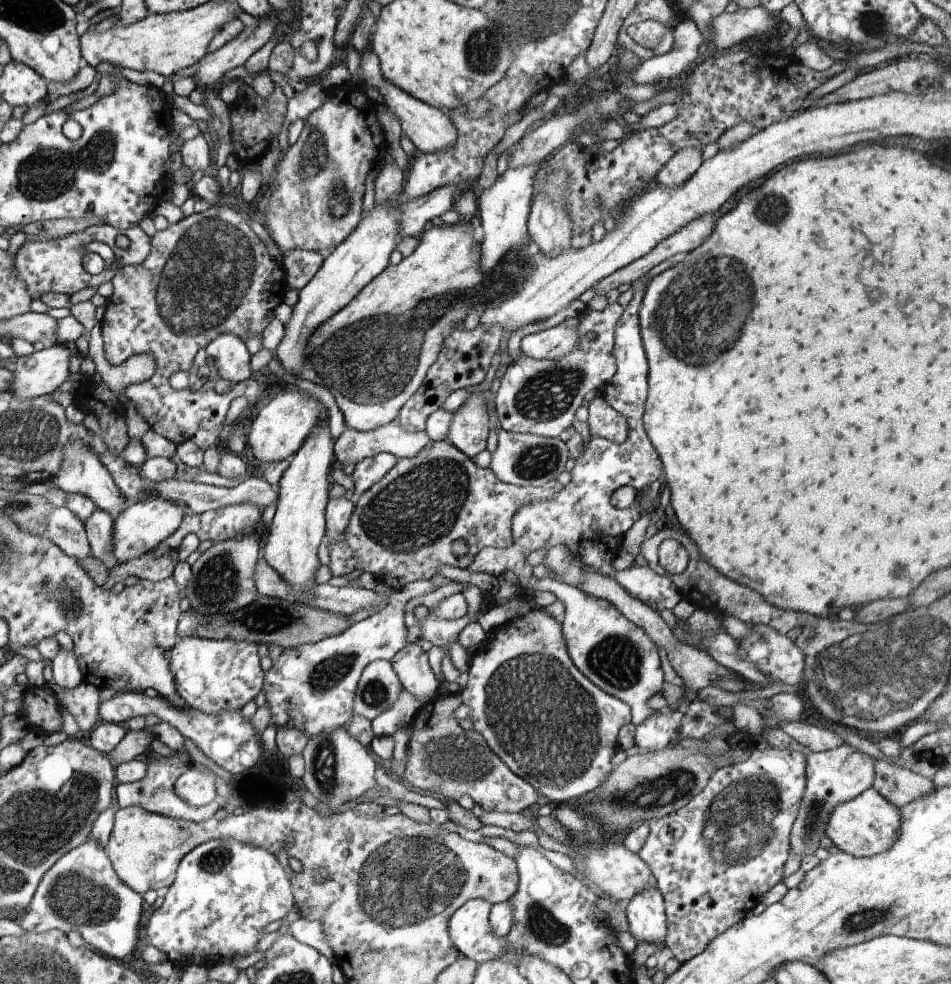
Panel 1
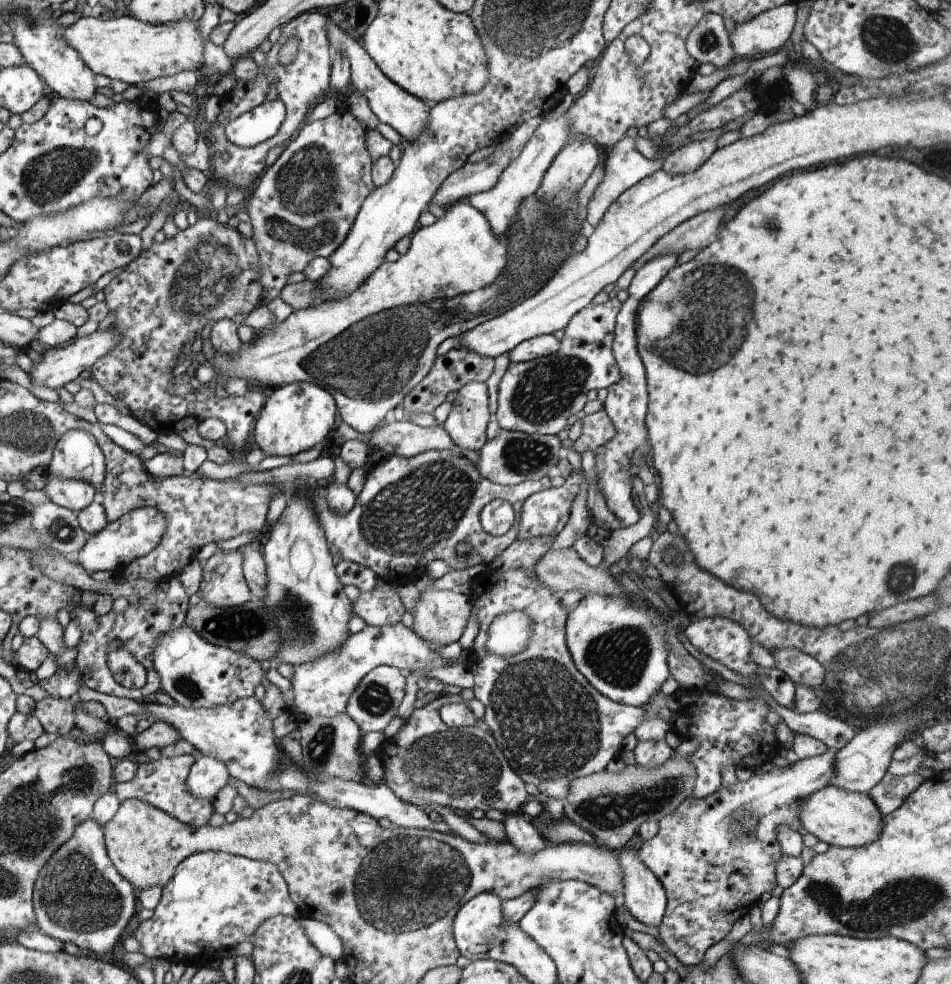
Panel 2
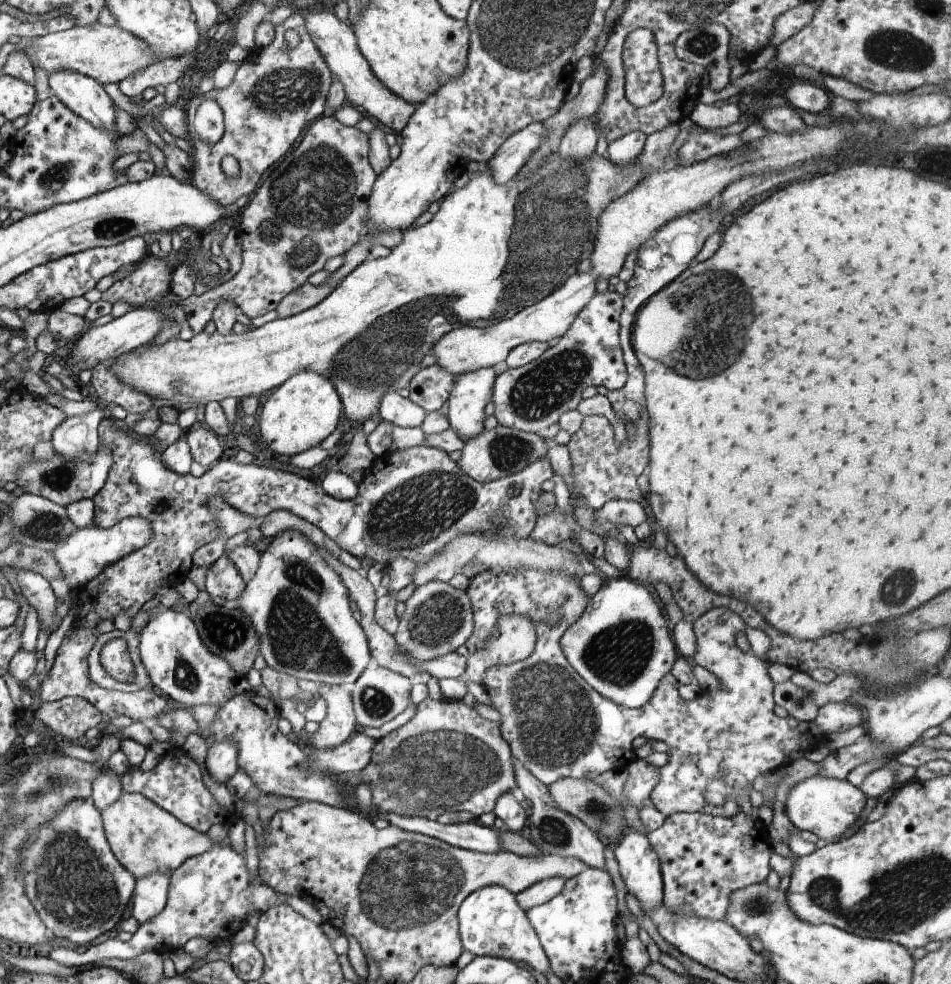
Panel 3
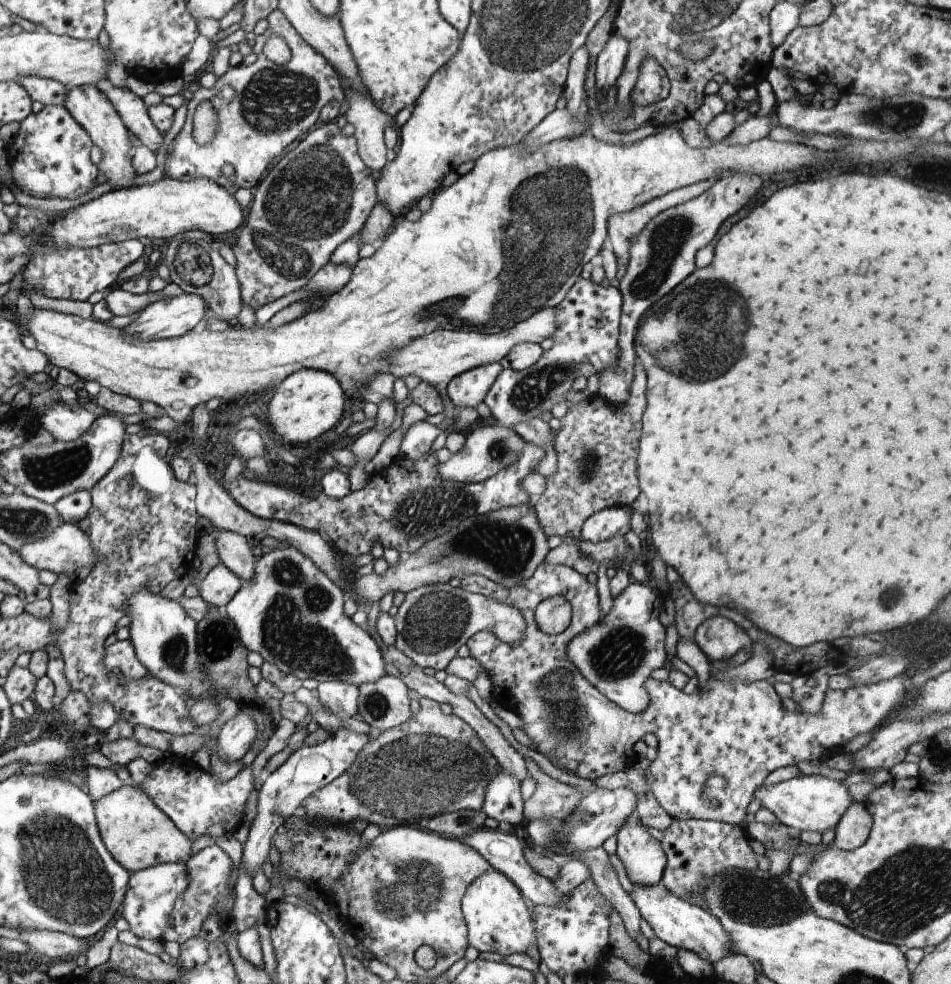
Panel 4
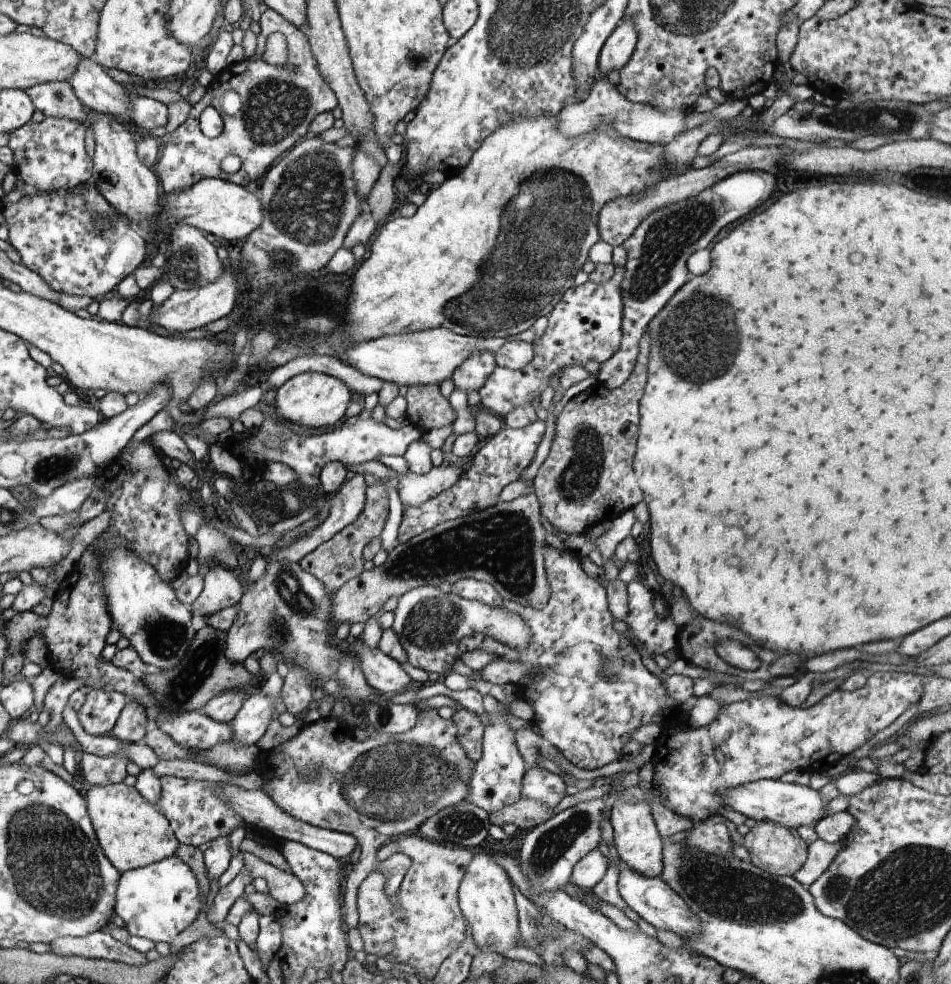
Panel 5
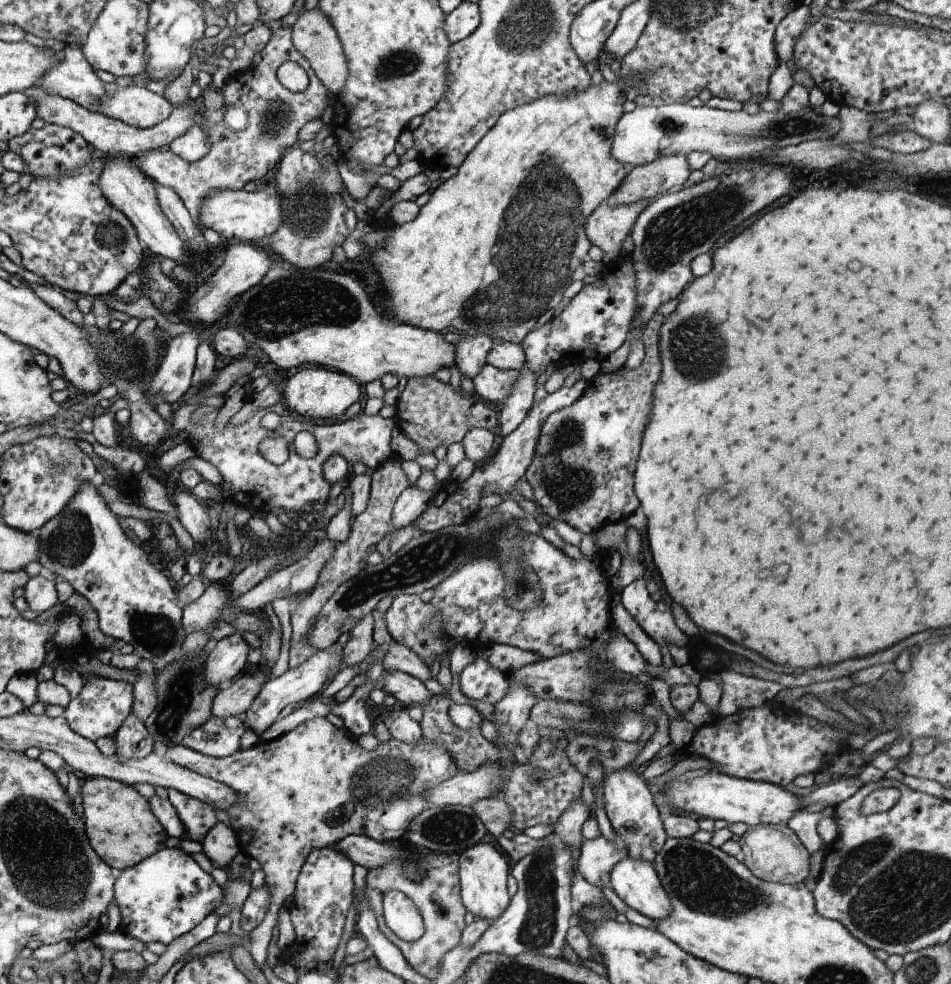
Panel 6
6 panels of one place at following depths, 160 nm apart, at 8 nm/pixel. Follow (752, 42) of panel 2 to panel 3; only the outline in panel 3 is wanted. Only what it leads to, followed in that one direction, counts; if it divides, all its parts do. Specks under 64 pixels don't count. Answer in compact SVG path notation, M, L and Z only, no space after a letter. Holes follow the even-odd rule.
M804 3L784 14L778 16L774 22L774 36L770 40L771 46L778 46L787 40L790 36L797 34L802 28L810 24L814 14L818 10L818 5L815 3Z

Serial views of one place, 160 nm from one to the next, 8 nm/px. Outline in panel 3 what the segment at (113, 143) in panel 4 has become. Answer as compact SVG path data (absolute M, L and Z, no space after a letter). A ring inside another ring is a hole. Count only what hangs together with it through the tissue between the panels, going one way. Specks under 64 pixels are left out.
M60 70L50 75L49 84L52 94L74 114L94 127L119 136L118 130L114 130L114 104L96 79Z

